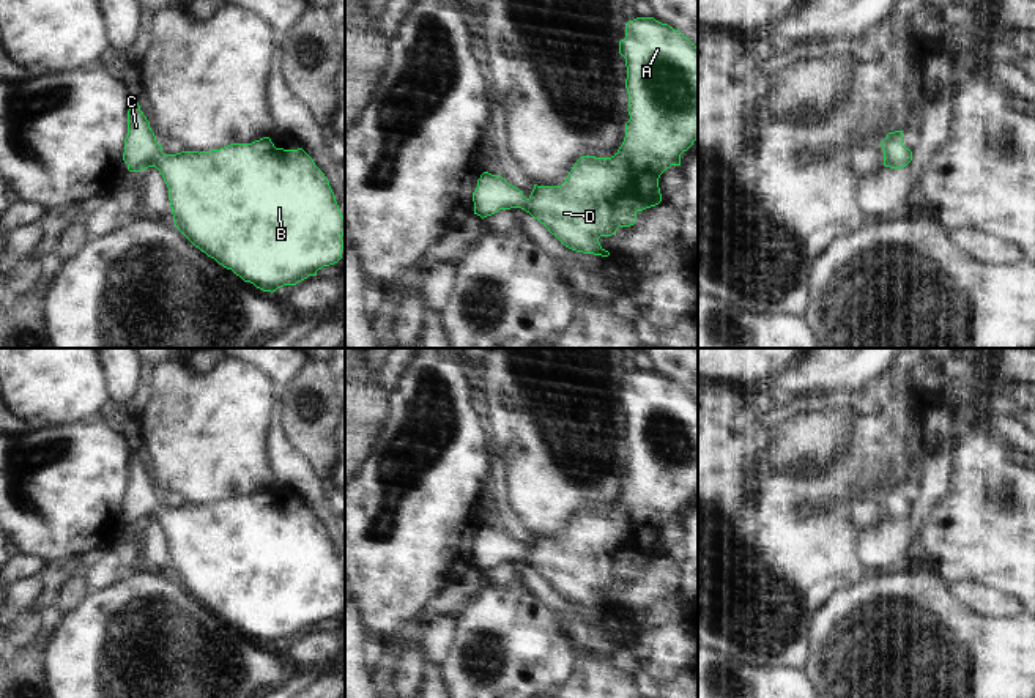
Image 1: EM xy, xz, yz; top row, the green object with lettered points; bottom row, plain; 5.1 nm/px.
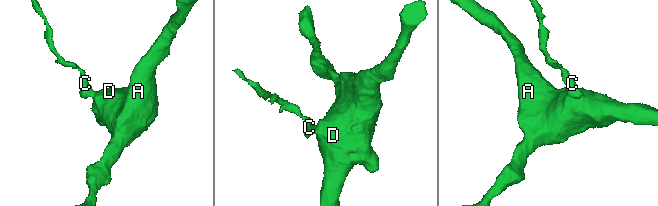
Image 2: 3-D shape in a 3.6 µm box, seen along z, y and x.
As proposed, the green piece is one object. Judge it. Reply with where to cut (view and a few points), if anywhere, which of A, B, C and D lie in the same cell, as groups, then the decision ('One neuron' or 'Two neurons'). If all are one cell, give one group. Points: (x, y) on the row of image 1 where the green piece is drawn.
No split. Groups: A B C D. One neuron

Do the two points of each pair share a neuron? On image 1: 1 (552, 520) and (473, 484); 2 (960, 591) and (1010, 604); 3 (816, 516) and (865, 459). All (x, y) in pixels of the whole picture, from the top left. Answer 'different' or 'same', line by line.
1: different
2: same
3: same

